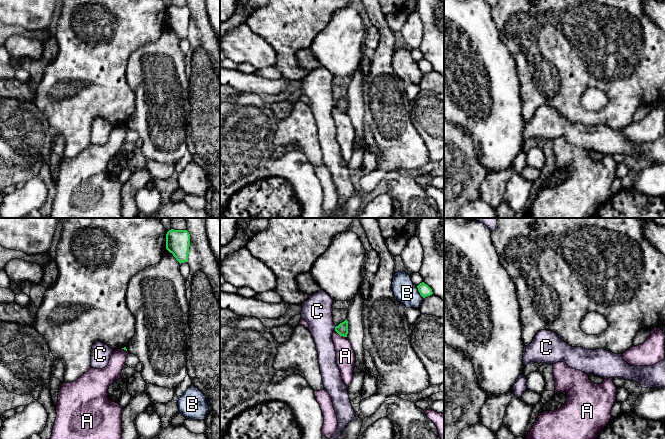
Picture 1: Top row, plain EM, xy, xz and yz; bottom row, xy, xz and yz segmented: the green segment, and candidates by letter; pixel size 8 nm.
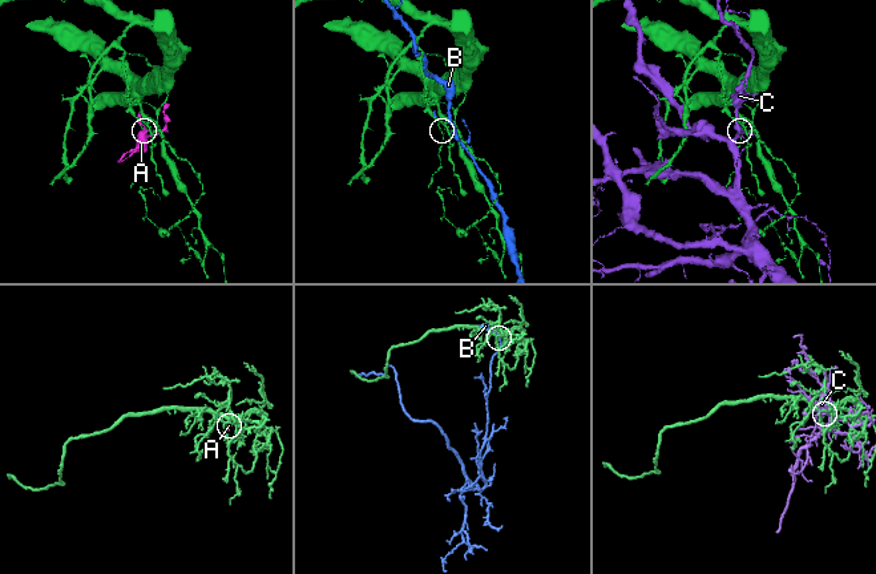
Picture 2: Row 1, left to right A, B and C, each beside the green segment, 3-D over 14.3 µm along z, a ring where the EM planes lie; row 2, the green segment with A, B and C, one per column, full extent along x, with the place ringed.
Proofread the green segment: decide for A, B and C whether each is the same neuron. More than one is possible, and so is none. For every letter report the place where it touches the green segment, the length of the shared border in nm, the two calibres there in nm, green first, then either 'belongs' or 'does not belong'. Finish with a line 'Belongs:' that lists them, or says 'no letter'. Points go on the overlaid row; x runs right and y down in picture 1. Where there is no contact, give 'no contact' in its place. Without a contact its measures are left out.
A: meets green in xz at (340, 335); contact 110 nm long; 100 nm thick on the green side, 160 nm on the other; does not belong
B: meets green in xz at (419, 292); contact 110 nm long; 90 nm thick on the green side, 180 nm on the other; does not belong
C: meets green in xz at (335, 328); contact 40 nm long; 100 nm thick on the green side, 240 nm on the other; does not belong
Belongs: no letter

